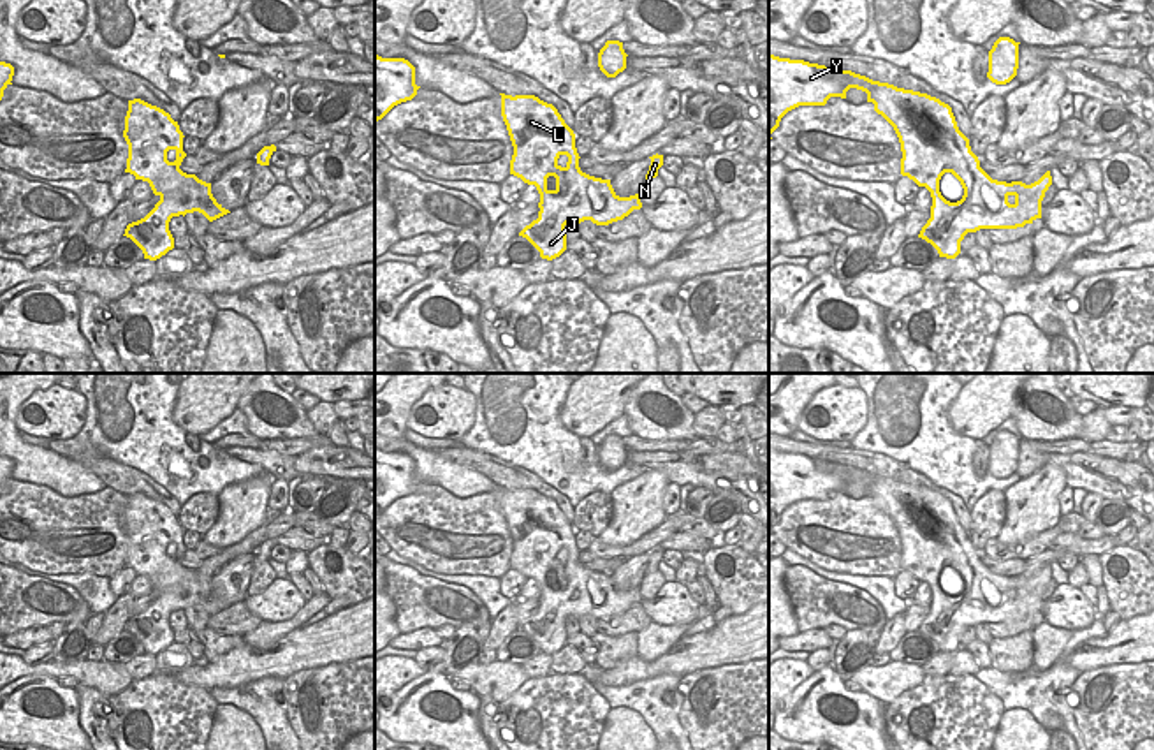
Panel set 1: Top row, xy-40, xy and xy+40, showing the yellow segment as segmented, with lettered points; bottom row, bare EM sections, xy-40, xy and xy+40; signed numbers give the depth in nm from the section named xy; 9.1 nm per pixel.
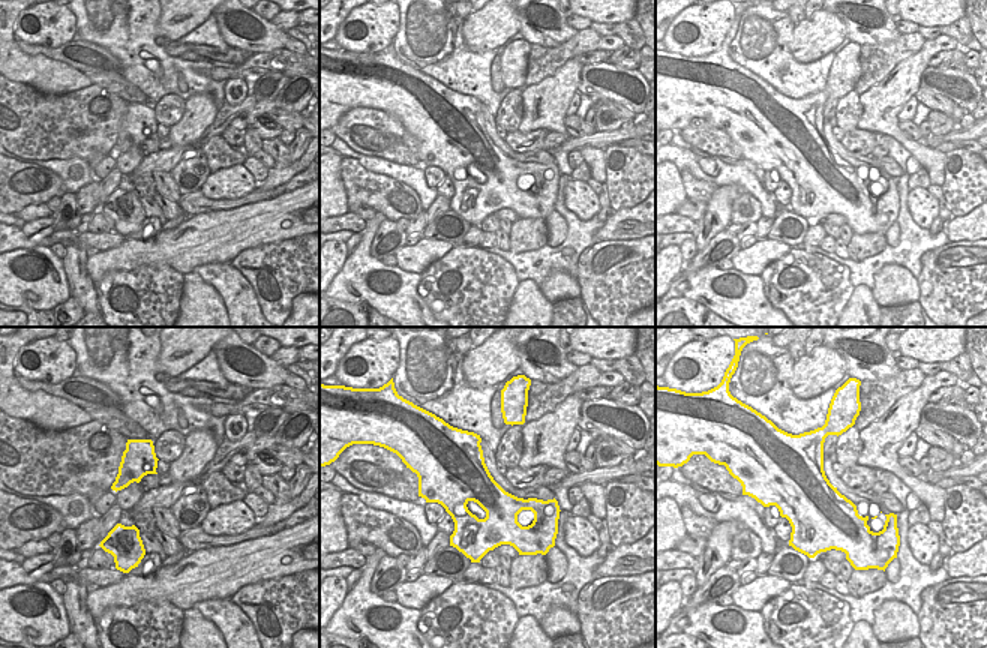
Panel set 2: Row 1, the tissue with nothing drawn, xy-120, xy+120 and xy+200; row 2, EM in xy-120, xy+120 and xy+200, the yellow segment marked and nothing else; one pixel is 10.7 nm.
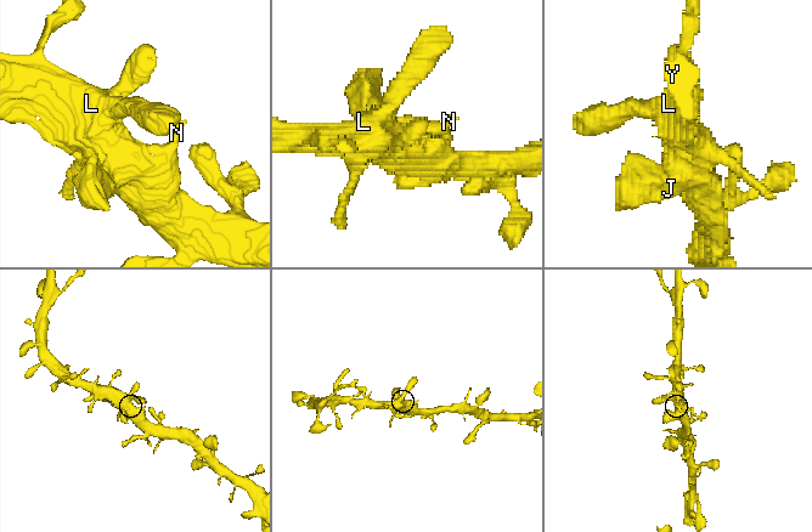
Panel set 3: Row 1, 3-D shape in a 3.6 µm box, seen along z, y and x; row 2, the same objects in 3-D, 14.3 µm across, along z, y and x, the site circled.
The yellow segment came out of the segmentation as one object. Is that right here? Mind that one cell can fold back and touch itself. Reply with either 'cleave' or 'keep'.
keep

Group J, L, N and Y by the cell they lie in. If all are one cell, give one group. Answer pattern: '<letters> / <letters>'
J L N Y

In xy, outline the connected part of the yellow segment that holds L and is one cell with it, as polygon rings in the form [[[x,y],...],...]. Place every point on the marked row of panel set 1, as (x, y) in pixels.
[[[500,95],[501,116],[514,146],[510,174],[535,185],[540,194],[538,218],[526,225],[519,236],[526,238],[540,252],[542,259],[552,261],[566,250],[565,225],[568,222],[591,220],[596,225],[609,225],[642,208],[640,194],[619,197],[610,180],[581,171],[575,134],[552,104],[535,95]]]

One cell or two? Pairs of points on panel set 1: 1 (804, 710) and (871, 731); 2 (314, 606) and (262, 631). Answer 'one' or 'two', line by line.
1: one
2: one

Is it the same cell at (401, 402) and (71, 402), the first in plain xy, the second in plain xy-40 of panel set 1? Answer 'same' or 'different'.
different

